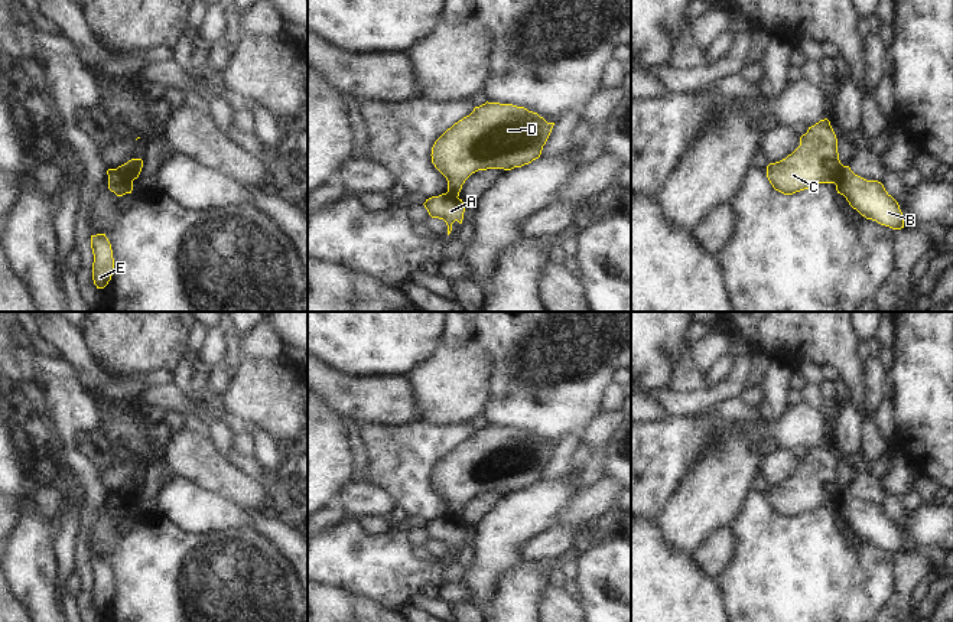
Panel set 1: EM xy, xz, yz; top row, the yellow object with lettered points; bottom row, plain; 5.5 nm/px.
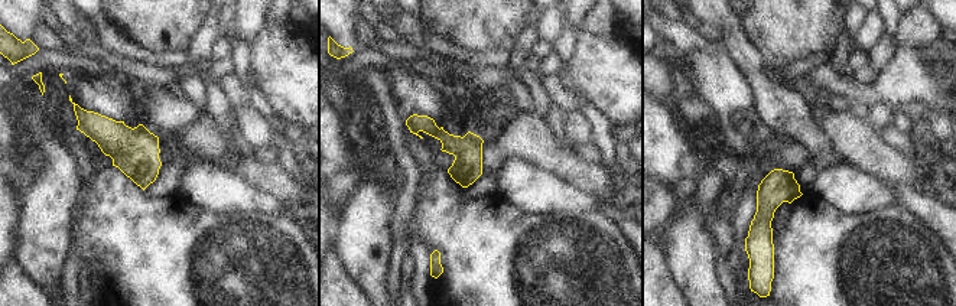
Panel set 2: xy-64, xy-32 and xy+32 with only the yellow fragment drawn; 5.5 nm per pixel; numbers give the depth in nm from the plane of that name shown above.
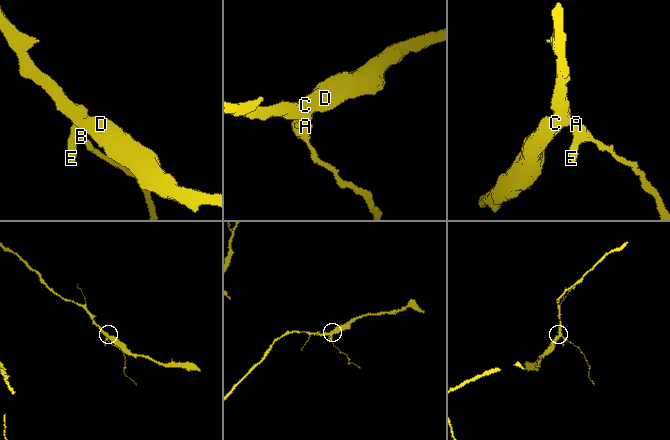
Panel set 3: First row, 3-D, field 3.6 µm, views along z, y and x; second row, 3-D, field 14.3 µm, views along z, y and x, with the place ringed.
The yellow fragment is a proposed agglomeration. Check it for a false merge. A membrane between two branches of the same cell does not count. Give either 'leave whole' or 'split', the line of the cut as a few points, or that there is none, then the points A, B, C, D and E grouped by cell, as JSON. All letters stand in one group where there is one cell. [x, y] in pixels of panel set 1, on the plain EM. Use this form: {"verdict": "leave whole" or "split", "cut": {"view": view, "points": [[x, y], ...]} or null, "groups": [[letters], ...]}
{"verdict": "split", "cut": {"view": "yz", "points": [[845, 489], [835, 507]]}, "groups": [["A", "B", "E"], ["C", "D"]]}

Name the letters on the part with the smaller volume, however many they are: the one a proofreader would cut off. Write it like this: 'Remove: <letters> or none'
Remove: A, B, E

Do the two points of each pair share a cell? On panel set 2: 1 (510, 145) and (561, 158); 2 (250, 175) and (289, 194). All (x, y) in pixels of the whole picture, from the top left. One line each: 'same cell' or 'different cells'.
1: same cell
2: same cell

